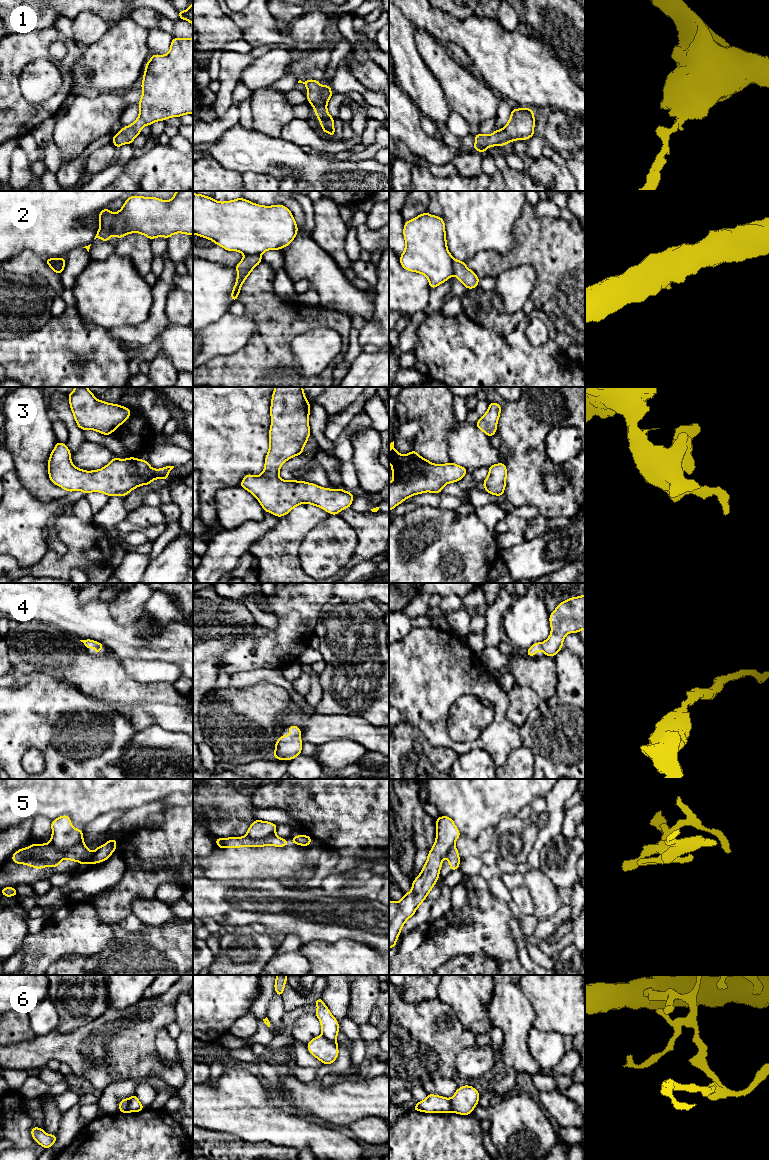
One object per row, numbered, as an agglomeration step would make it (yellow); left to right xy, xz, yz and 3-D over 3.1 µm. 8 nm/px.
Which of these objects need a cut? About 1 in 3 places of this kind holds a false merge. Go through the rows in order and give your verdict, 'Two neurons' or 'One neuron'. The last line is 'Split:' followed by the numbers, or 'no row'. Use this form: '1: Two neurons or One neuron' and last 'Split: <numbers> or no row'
1: One neuron
2: Two neurons
3: One neuron
4: One neuron
5: Two neurons
6: Two neurons
Split: 2, 5, 6

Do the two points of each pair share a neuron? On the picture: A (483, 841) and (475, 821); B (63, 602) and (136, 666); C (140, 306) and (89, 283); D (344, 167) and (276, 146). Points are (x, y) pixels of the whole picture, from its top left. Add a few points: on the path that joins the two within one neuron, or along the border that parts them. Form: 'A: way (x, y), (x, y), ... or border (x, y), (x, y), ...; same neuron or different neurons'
A: border (481, 832), (475, 838), (469, 838), (461, 834); different neurons
B: border (151, 660), (123, 659), (121, 661); different neurons
C: way (127, 301), (122, 297), (102, 290); same neuron
D: way (327, 167), (305, 167), (293, 161); same neuron

